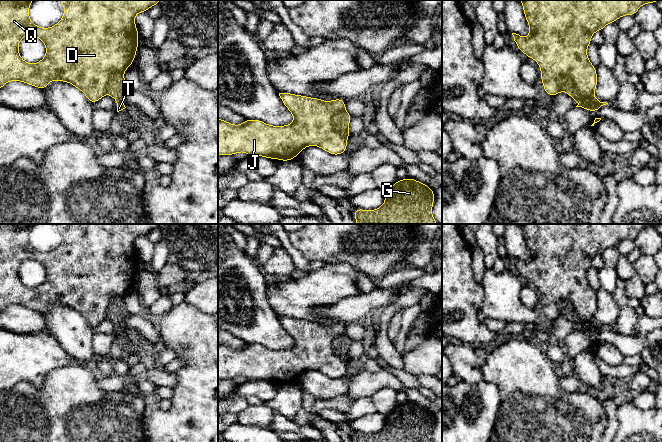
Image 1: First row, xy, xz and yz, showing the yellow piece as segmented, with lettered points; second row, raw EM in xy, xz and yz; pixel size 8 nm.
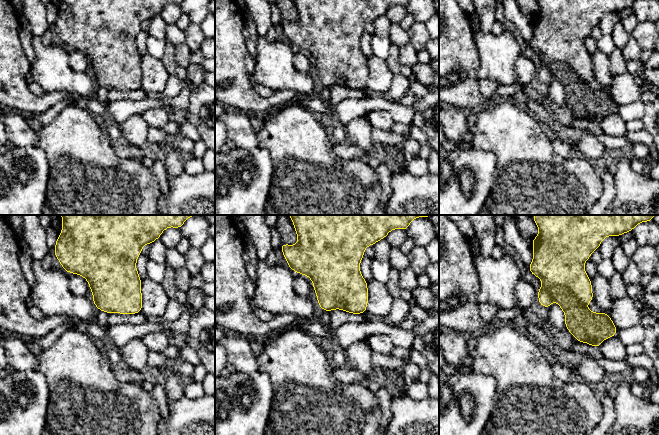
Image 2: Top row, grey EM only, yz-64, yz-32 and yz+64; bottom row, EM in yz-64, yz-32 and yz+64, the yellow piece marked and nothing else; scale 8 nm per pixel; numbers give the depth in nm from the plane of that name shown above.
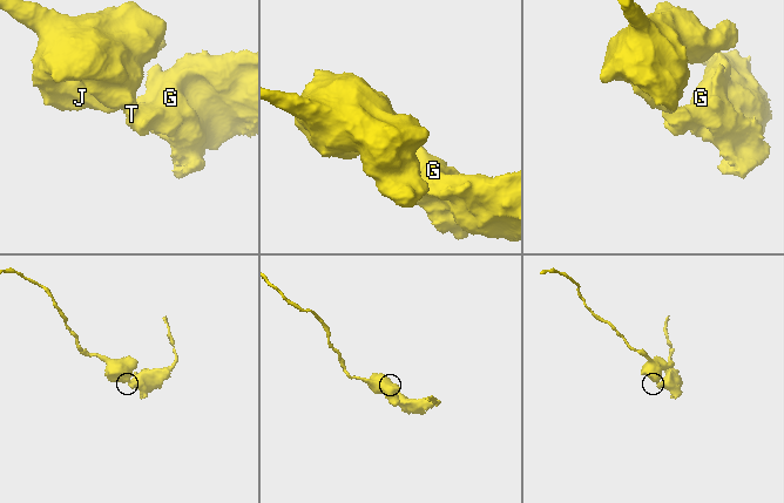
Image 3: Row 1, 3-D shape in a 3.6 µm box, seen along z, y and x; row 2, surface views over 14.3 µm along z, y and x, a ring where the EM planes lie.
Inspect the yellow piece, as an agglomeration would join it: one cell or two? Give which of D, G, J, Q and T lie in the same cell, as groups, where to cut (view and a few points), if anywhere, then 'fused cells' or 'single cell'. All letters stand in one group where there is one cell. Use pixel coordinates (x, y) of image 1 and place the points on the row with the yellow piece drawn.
D J Q / G T; cut in yz along (561, 79), (564, 82), (570, 83), (582, 96), (593, 96); fused cells

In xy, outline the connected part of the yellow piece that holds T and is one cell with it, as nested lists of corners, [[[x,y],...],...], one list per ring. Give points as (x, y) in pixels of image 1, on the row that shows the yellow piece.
[[[115,73],[110,78],[108,94],[117,101],[117,112],[125,109],[124,100],[128,93],[124,73]]]

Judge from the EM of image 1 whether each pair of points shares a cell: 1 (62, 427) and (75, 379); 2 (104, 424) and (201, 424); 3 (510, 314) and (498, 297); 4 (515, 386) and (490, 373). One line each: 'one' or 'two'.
1: one
2: two
3: one
4: one

